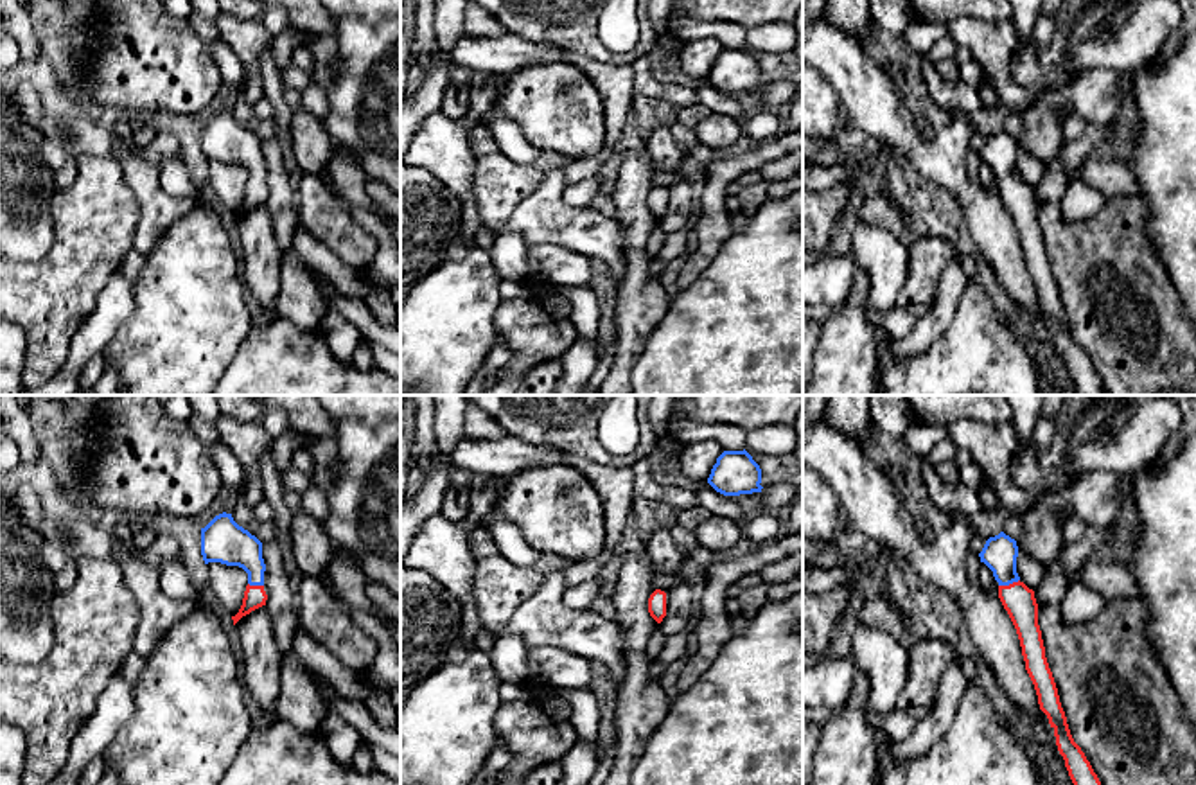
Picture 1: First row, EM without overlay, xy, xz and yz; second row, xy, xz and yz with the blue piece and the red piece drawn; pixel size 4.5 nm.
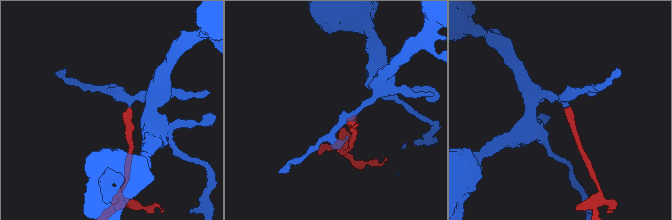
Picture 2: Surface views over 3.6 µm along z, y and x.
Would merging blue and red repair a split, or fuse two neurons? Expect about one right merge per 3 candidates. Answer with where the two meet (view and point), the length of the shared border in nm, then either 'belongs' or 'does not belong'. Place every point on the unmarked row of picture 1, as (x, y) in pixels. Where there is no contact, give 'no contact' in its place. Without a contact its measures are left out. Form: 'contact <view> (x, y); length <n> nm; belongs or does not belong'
contact yz (1008, 182); length 100 nm; belongs

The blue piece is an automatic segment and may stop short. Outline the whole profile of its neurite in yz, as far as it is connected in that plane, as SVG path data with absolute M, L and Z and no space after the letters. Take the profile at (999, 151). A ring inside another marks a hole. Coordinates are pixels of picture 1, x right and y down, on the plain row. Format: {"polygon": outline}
{"polygon": "M1000 129L986 138L979 154L998 180L998 196L1016 226L1025 268L1034 282L1040 307L1047 313L1054 327L1058 348L1065 357L1077 395L1106 395L1097 372L1070 332L1058 286L1045 255L1034 189L1029 187L1016 171L1016 138Z"}

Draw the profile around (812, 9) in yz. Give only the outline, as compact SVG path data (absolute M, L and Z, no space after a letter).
M803 0L803 25L824 18L828 0Z

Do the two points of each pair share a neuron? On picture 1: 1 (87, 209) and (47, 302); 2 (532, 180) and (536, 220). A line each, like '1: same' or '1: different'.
1: same
2: different

